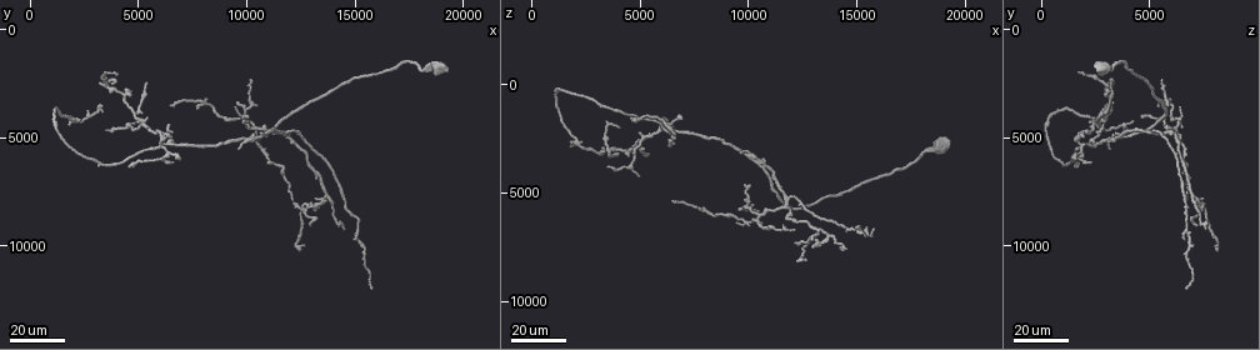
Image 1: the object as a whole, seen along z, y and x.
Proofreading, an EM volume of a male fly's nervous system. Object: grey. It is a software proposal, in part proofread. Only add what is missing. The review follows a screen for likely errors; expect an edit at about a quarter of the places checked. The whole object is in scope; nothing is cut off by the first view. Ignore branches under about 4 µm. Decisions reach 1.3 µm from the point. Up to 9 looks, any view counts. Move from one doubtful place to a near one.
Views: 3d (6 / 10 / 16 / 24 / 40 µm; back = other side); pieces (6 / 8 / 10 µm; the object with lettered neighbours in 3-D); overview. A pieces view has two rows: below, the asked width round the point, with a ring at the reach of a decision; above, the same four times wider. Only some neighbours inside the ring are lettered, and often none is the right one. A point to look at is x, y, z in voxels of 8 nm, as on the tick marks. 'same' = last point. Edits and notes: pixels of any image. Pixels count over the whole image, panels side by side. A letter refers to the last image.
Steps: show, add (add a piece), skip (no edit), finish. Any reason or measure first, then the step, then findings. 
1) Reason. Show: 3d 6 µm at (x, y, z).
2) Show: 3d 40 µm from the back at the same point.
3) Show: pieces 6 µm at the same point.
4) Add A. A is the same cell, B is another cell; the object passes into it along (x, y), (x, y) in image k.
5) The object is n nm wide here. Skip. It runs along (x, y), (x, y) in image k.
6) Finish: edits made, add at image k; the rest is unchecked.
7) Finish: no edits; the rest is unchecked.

Long arm stops here. Show: 3d 40 µm at (12600, 9900, 8100).

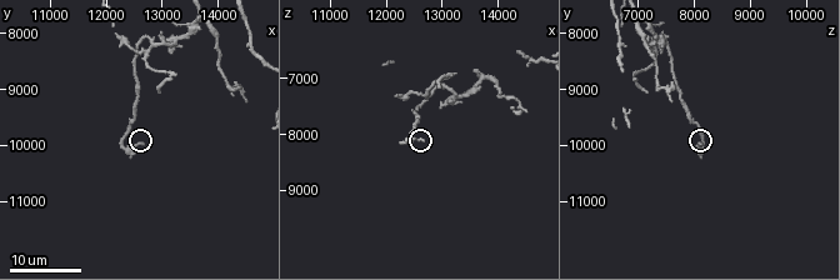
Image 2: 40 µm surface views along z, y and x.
Show: pieces 10 µm at (12650, 10000, 8050).

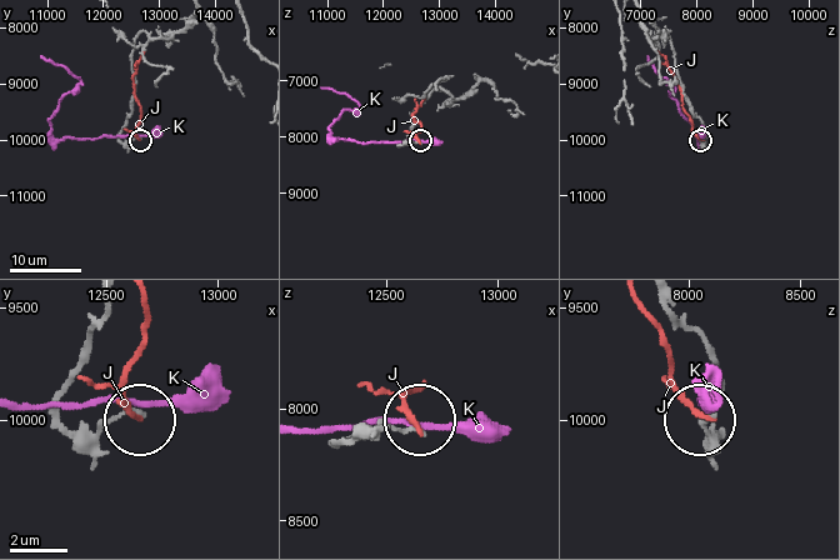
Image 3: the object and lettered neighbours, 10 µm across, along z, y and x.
Skip. J and K are other cells; it runs along (108, 304), (58, 411), (79, 433), (100, 430), (134, 411) in image 3; none of them fits.

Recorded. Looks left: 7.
Free end. Show: 3d 24 µm at (6400, 4500, 2900).

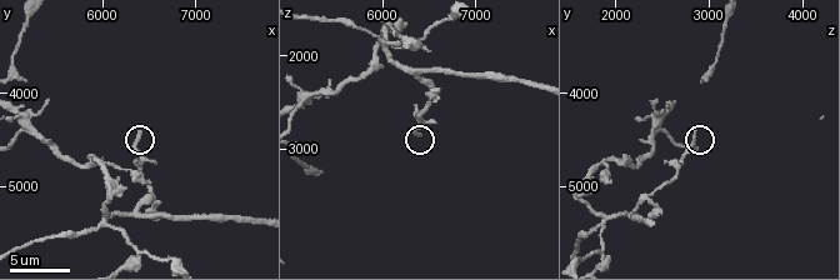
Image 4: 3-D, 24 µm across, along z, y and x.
Show: 3d 10 µm at (6400, 4400, 2850).

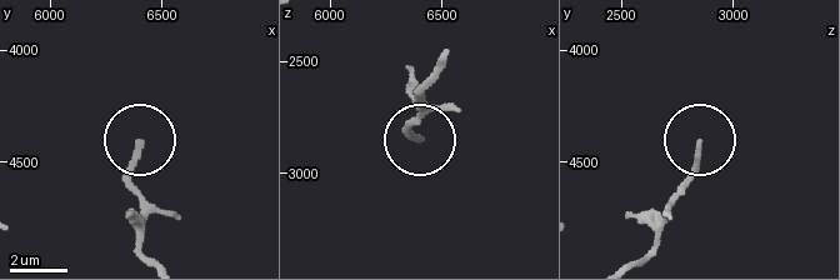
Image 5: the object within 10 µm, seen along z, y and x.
Show: pieces 10 µm at (6400, 4410, 2850).

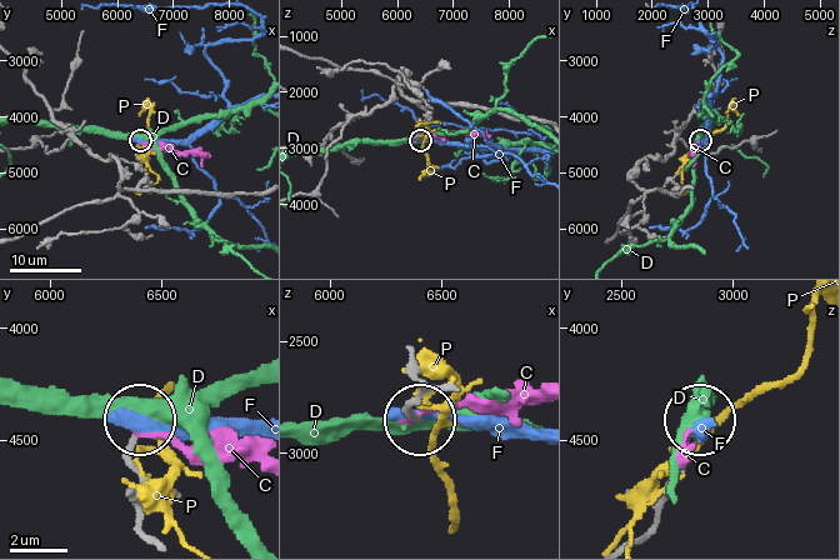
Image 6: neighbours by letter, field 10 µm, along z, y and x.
Skip. C, D, F and P are other cells; it runs along (145, 538), (131, 459), (138, 419) in image 6; none of them fits.

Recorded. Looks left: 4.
Tapers out. Show: pieces 8 µm at (5400, 4100, 2450).

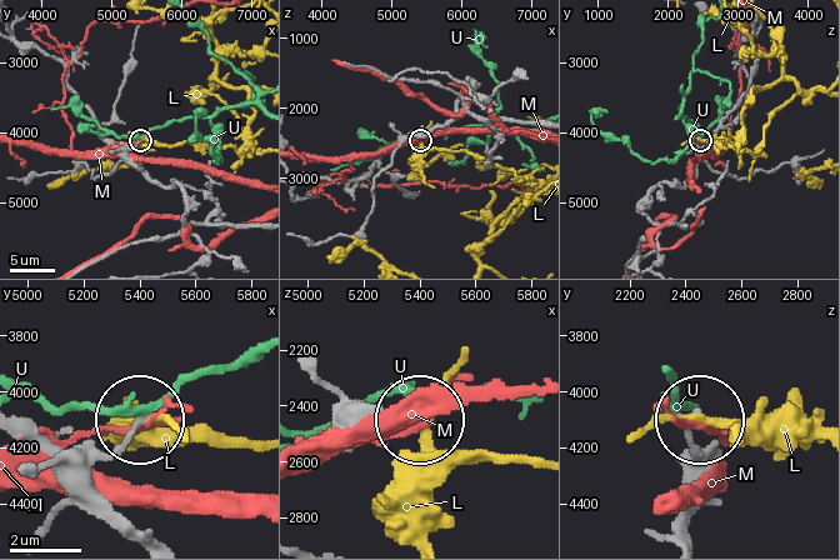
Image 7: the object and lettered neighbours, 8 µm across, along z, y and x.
Skip. L, M and U are other cells; it runs along (678, 538), (693, 424) in image 7; none of them fits.

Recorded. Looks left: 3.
End of a long branch. Show: 3d 24 µm at (3400, 3500, 3000).

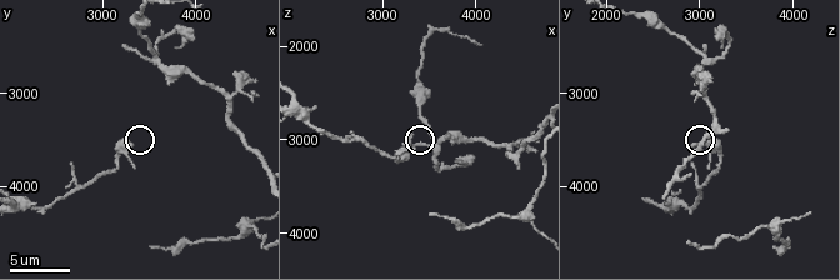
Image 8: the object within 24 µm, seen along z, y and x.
Show: 3d 6 µm at (3350, 3550, 2950).

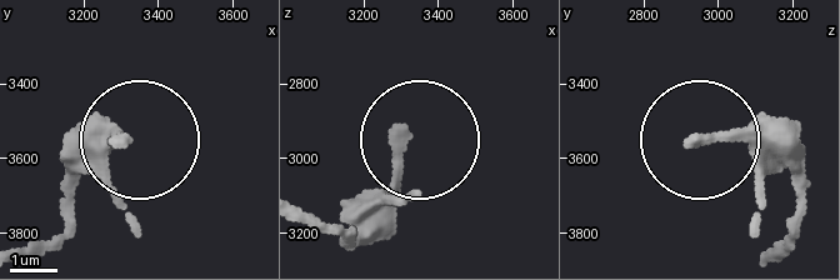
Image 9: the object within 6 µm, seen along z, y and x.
Show: pieces 10 µm at (3290, 3550, 2940).

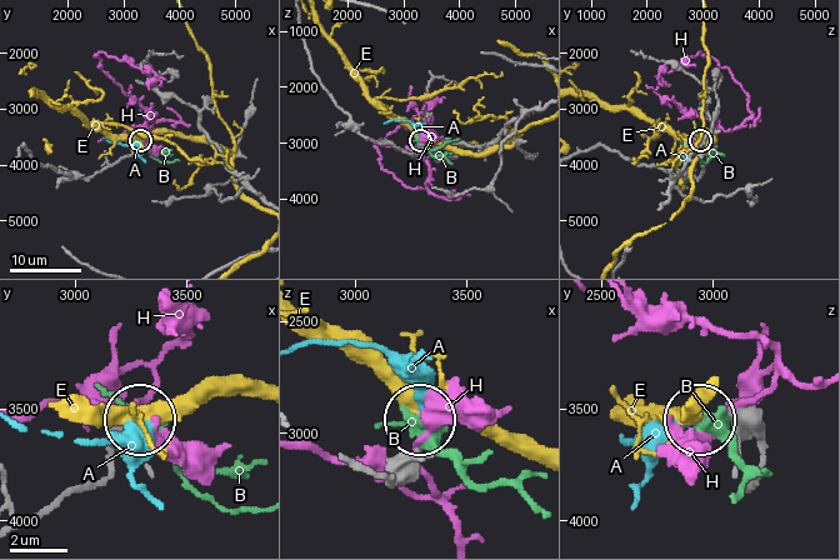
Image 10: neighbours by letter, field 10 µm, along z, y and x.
Add A. A is the same cell, B, E and H are other cells; the neuron continues.

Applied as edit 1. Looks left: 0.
Finish: edits made, add at image 10; the rest is unchecked.

